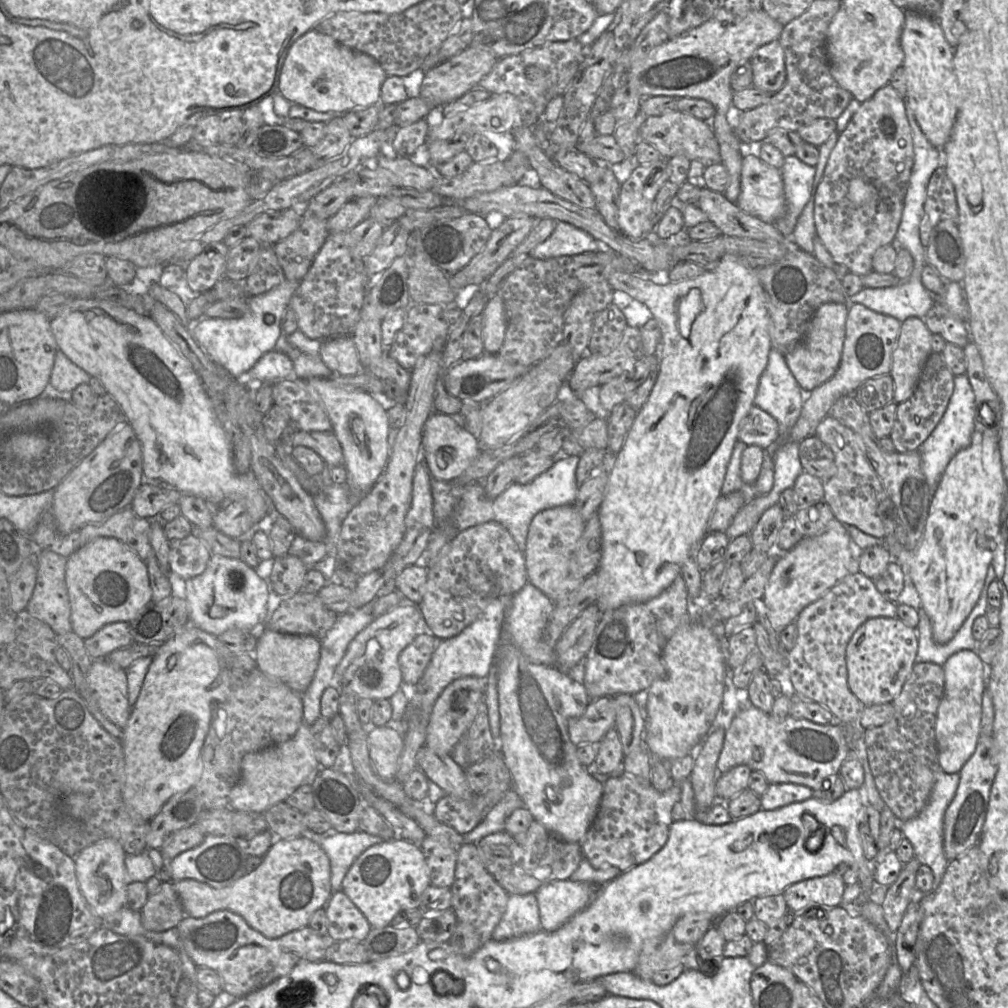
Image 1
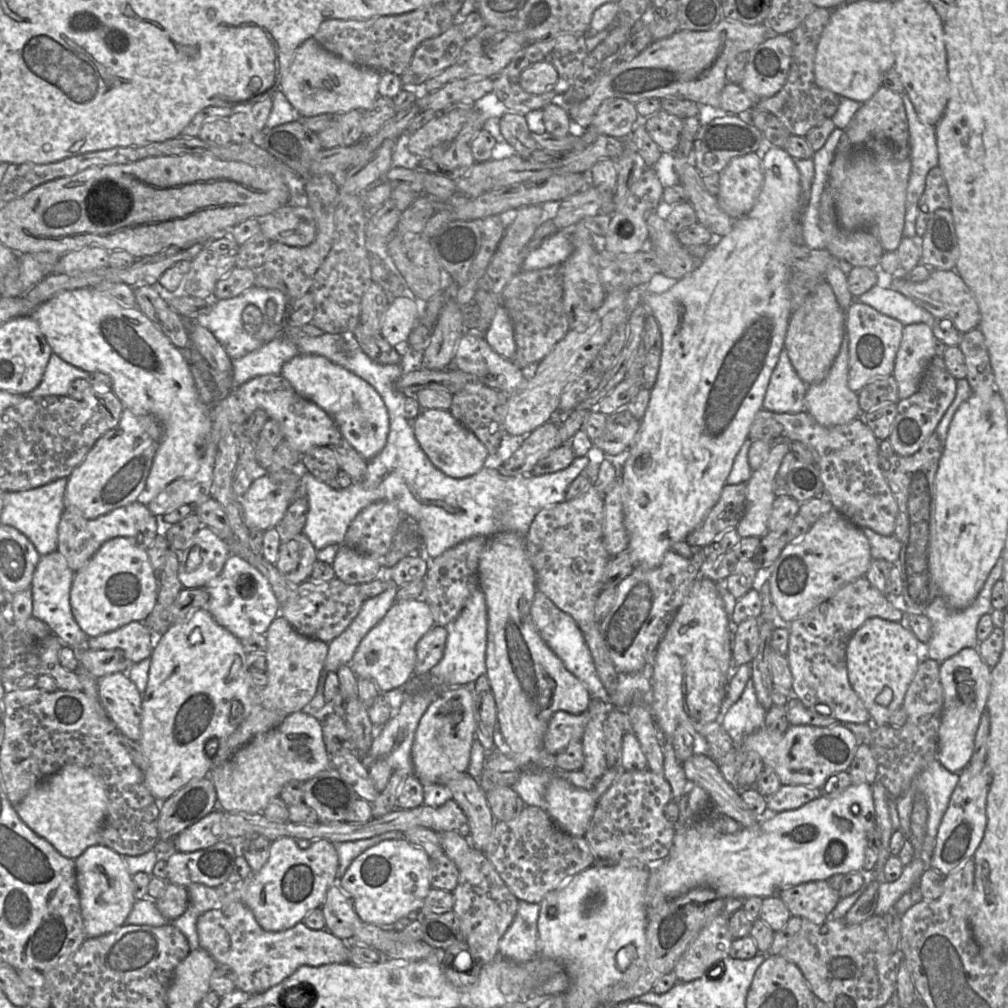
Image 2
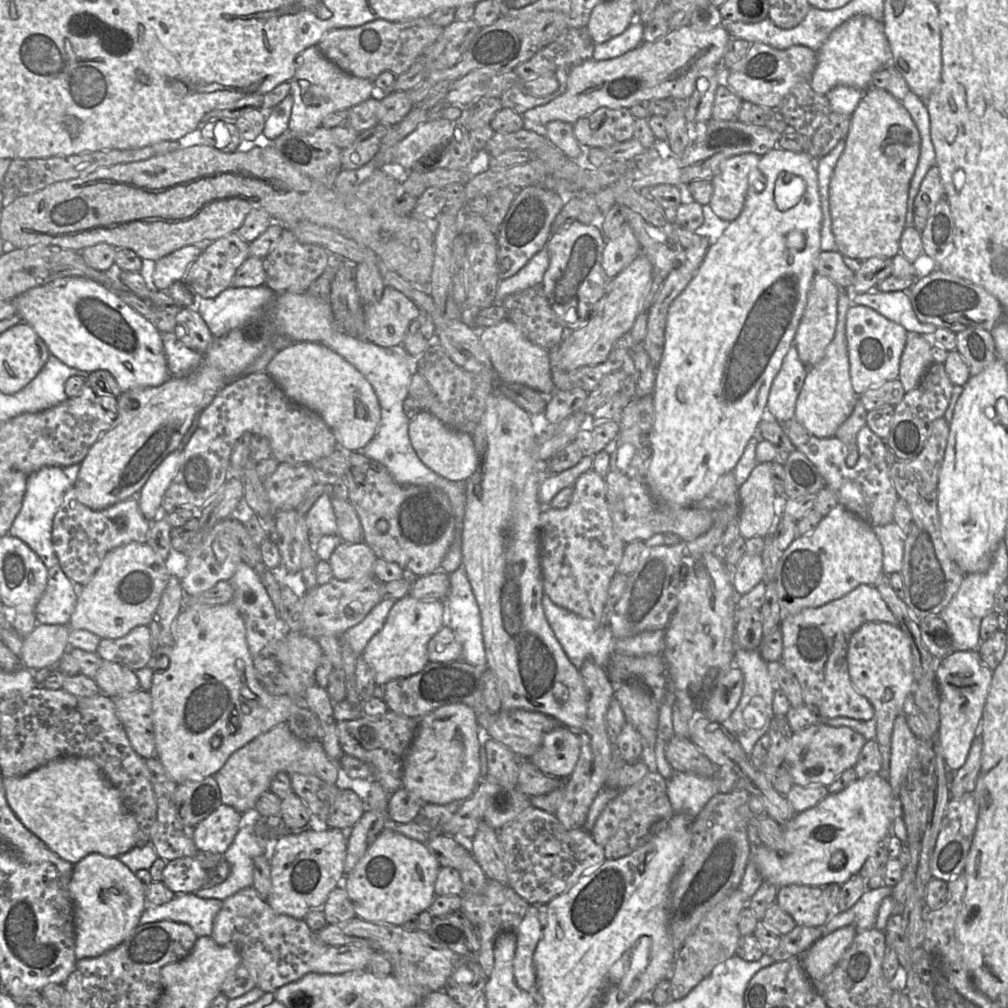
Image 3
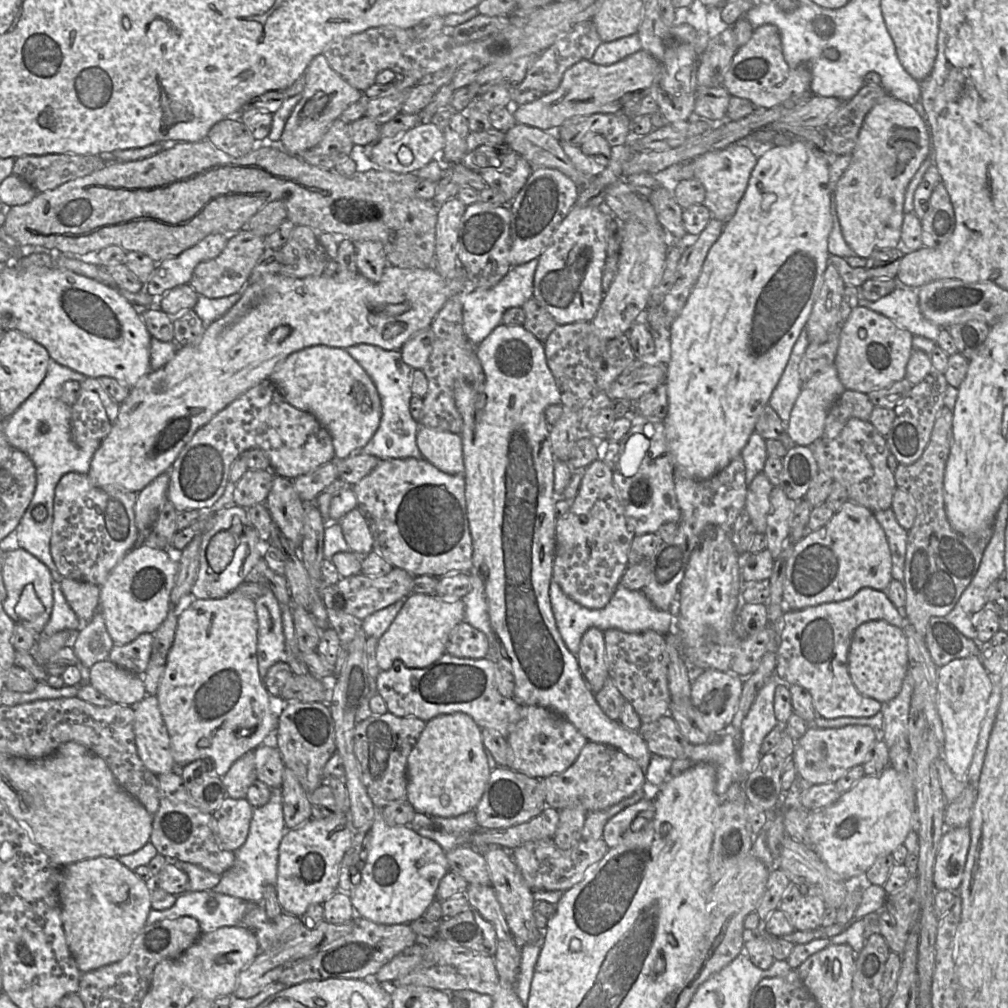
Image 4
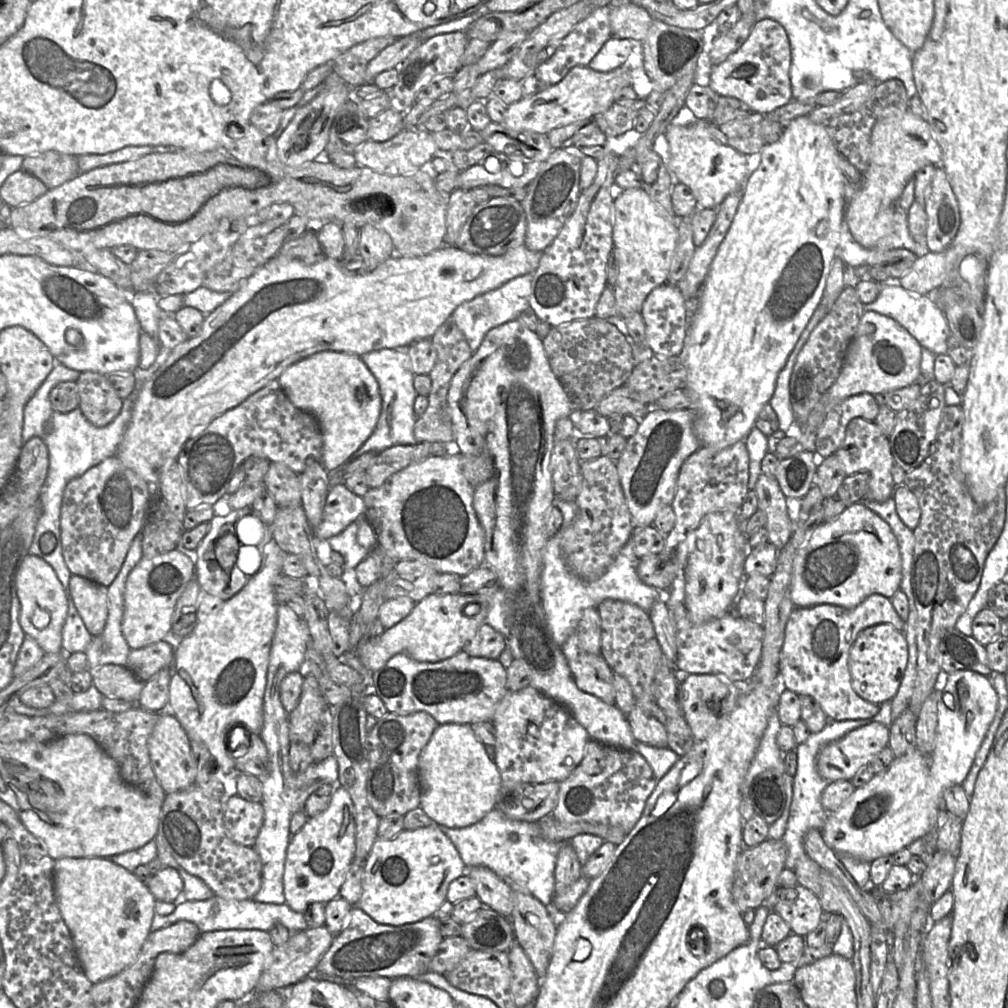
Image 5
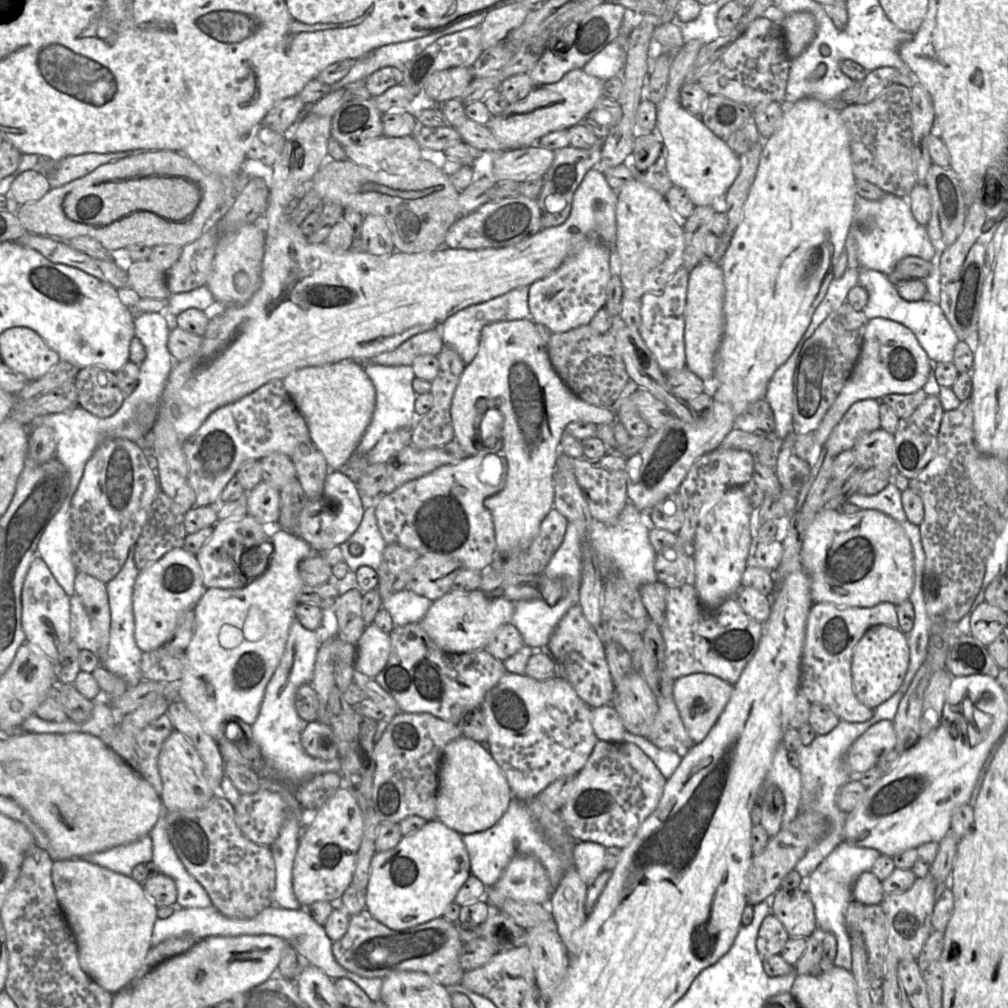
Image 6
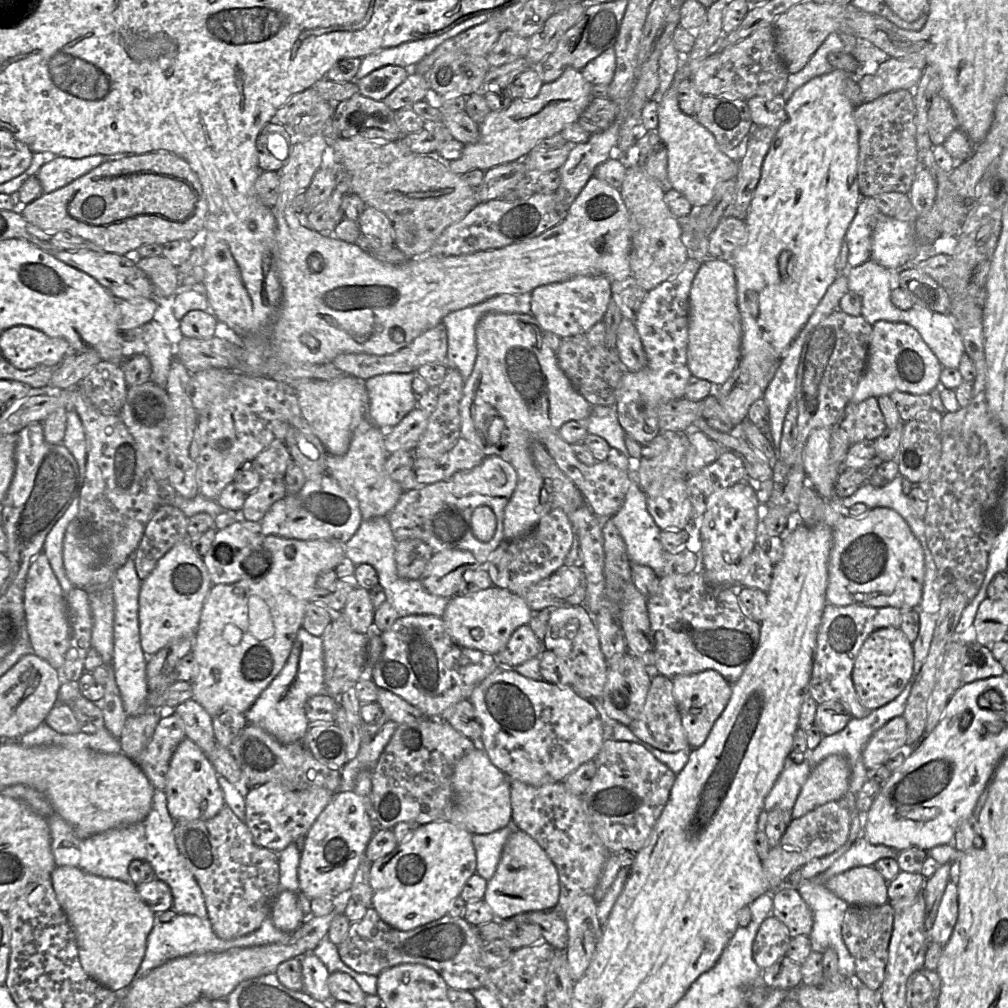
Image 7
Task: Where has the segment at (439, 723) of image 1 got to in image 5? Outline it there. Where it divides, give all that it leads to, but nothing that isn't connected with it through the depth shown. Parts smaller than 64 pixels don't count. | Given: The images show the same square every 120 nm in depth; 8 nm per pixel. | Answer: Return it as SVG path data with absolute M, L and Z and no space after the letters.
M439 724L422 749L417 766L420 787L420 808L439 826L463 828L484 818L496 807L502 778L494 761L487 755L484 744L469 724Z

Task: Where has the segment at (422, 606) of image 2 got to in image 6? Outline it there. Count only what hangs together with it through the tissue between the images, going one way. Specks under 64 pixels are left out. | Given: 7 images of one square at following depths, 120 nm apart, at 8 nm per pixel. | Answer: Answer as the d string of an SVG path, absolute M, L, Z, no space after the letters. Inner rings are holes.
M480 590L450 591L432 601L419 623L431 640L445 652L481 650L501 625L511 622L514 603L503 598L487 597ZM371 623L356 643L354 669L374 679L385 666L390 652L390 634Z

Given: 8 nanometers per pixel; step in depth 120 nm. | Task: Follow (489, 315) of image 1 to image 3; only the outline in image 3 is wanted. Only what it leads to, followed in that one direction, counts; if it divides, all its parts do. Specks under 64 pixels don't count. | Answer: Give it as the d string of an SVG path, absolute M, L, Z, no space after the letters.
M508 318L494 326L482 328L479 338L501 381L528 386L545 396L550 396L555 391L550 372L549 350L528 340Z

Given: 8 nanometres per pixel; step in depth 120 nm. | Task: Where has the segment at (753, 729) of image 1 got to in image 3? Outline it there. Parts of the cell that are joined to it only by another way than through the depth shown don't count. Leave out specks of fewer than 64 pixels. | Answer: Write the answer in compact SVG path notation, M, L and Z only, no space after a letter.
M816 723L793 732L783 766L789 771L794 785L827 787L843 771L854 767L865 743L865 737L849 727L833 727L825 723Z

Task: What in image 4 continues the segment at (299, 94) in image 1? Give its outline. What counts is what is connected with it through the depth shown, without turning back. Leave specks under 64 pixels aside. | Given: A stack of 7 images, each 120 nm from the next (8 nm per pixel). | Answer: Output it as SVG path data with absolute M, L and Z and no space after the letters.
M315 55L304 71L306 84L302 98L293 108L286 121L281 135L281 147L292 155L316 146L331 123L339 118L341 113L352 103L363 99L363 92L351 86L341 75L334 71L325 56Z

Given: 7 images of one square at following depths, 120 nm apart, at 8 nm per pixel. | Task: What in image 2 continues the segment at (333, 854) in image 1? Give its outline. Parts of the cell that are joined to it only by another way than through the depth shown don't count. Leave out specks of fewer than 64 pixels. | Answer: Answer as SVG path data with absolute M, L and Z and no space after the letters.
M391 830L375 835L371 838L358 839L355 841L335 842L334 846L339 858L336 878L339 880L344 875L352 861L366 849L380 843L381 841L391 839L405 839L404 832Z

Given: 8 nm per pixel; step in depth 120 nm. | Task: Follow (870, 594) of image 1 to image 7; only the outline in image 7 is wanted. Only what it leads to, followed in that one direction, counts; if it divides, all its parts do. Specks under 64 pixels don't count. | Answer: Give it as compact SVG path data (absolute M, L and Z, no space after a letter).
M863 605L825 606L816 637L816 648L813 658L811 677L808 686L808 694L817 704L825 702L840 702L844 704L851 717L864 718L872 710L865 708L858 699L852 680L852 670L858 652L866 638L875 630L885 627L899 627L901 624L901 611L895 607L868 607Z

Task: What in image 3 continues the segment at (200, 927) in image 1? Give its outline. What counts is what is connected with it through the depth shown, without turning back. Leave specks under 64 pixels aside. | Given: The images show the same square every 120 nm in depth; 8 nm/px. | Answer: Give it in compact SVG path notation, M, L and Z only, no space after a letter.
M254 887L244 888L222 901L211 936L218 945L237 949L241 965L264 993L295 982L308 973L345 974L368 970L374 951L367 944L329 946L322 943L303 919L274 911Z

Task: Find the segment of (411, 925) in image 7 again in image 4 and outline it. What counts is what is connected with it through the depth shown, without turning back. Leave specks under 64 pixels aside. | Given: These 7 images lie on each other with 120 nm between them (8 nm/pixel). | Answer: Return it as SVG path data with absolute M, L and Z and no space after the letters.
M375 807L370 848L358 884L347 893L359 915L384 925L410 924L436 900L440 880L450 871L446 851L410 826L389 826Z

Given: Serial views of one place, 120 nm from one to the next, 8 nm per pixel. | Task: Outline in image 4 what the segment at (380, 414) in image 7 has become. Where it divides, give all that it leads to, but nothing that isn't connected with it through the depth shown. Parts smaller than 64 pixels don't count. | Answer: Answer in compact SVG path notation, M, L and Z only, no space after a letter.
M358 344L345 349L373 381L381 400L381 419L370 441L357 453L385 459L422 458L416 443L418 422L410 414L411 386L414 370L402 359L401 352Z

